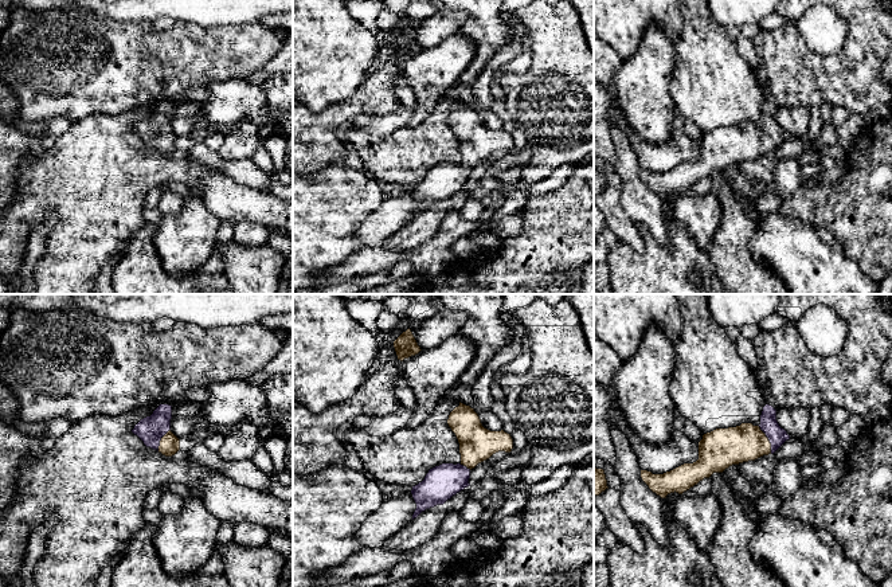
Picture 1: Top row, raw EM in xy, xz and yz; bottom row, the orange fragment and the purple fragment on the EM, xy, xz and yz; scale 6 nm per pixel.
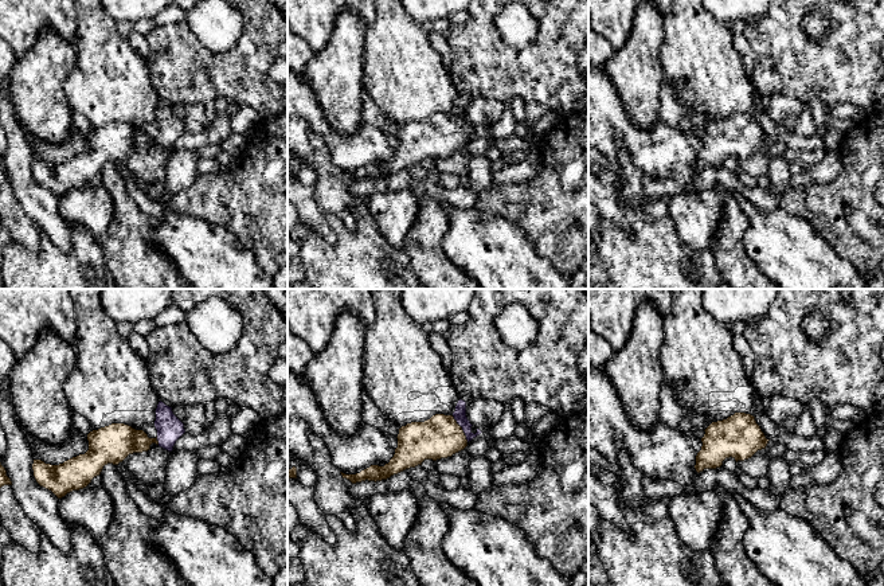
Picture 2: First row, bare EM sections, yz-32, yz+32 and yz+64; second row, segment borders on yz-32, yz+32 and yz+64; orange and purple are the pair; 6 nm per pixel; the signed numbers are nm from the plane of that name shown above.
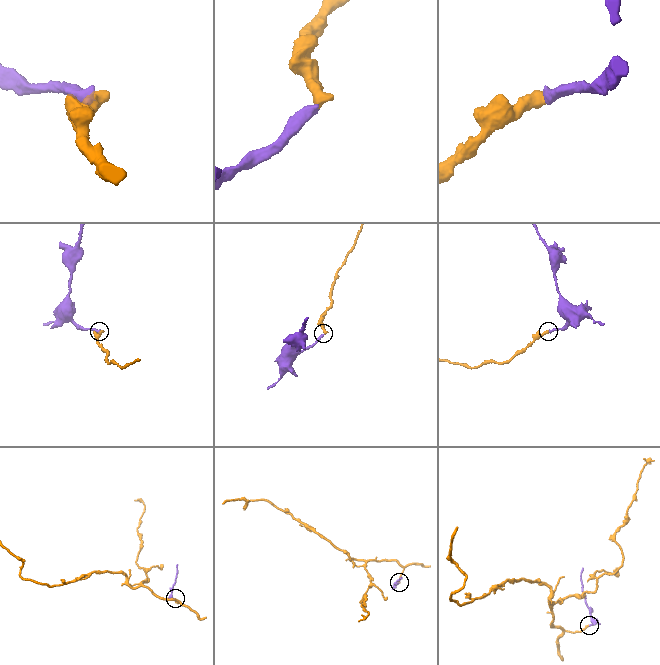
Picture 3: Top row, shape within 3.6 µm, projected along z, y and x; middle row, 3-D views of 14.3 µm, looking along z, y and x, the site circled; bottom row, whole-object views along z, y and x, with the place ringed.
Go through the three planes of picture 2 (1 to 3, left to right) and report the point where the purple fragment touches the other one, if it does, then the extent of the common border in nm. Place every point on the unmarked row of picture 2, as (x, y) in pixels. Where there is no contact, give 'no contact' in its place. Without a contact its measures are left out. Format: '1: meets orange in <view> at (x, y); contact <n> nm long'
1: meets orange in yz-32 at (157, 140); contact 50 nm long
2: meets orange in yz+32 at (461, 128); contact 190 nm long
3: no contact

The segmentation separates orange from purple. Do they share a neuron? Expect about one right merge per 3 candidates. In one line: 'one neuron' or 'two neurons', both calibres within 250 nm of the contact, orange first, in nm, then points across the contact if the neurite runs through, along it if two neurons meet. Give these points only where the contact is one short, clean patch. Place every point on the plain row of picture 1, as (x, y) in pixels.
one neuron; calibres 220 and 120 nm; way yz (730, 145), (767, 139), (777, 134)

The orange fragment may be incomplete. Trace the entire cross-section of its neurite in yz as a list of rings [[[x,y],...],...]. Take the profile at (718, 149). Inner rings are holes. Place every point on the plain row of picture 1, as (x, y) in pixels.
[[[766,103],[759,125],[742,122],[707,132],[699,141],[696,161],[684,163],[664,173],[641,169],[641,177],[661,197],[674,191],[682,193],[713,172],[774,153],[789,138],[790,134],[776,120],[776,109]]]

